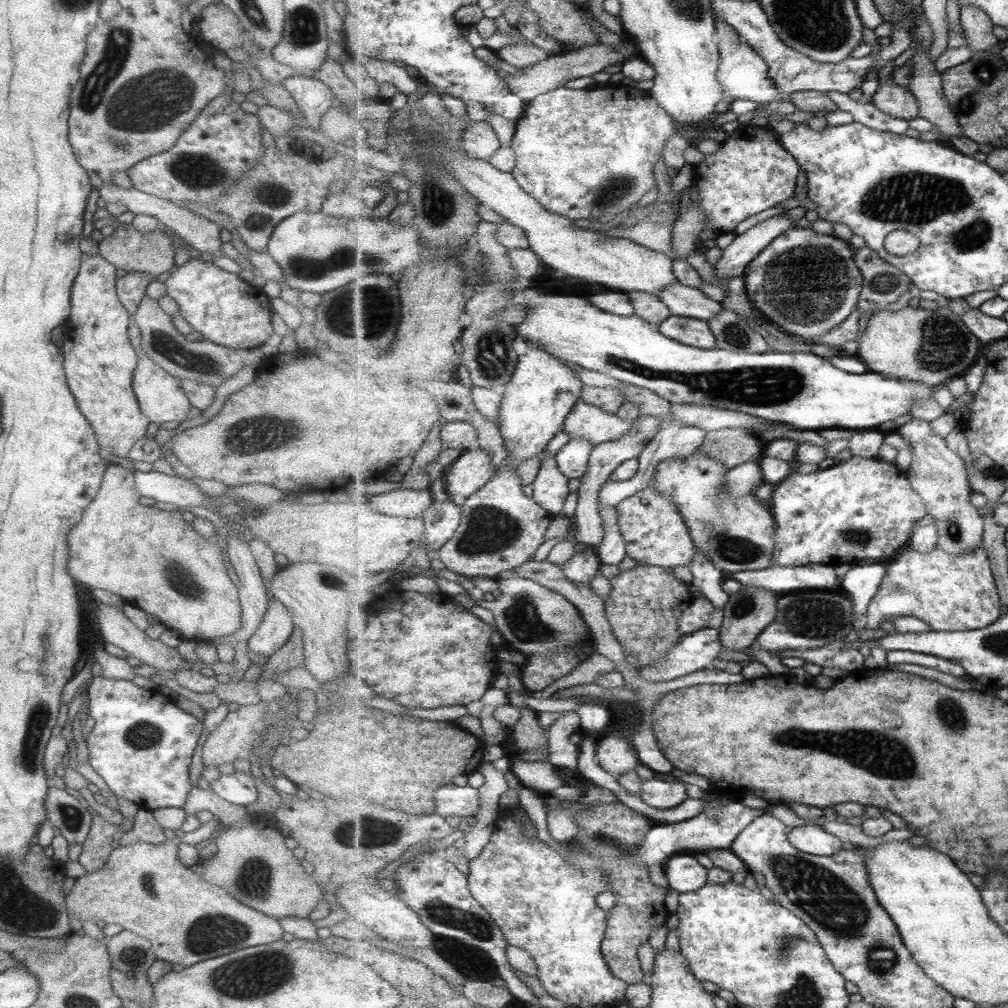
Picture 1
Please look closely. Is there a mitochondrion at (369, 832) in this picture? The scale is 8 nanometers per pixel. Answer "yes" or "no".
yes

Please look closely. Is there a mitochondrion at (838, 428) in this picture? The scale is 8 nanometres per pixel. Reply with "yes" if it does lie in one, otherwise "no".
no

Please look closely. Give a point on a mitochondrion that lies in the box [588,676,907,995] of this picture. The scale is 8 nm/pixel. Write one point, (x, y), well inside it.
(825, 897)

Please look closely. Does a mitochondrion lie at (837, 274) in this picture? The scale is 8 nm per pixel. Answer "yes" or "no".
yes

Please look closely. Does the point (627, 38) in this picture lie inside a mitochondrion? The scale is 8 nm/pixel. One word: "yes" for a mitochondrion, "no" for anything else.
no

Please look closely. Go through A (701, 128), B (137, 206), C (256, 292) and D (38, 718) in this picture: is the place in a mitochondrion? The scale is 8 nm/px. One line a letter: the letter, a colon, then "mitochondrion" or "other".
A: other
B: other
C: other
D: mitochondrion

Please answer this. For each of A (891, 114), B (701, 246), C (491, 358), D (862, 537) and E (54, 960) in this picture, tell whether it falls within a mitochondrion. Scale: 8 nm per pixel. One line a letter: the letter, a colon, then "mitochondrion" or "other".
A: other
B: other
C: mitochondrion
D: mitochondrion
E: other

